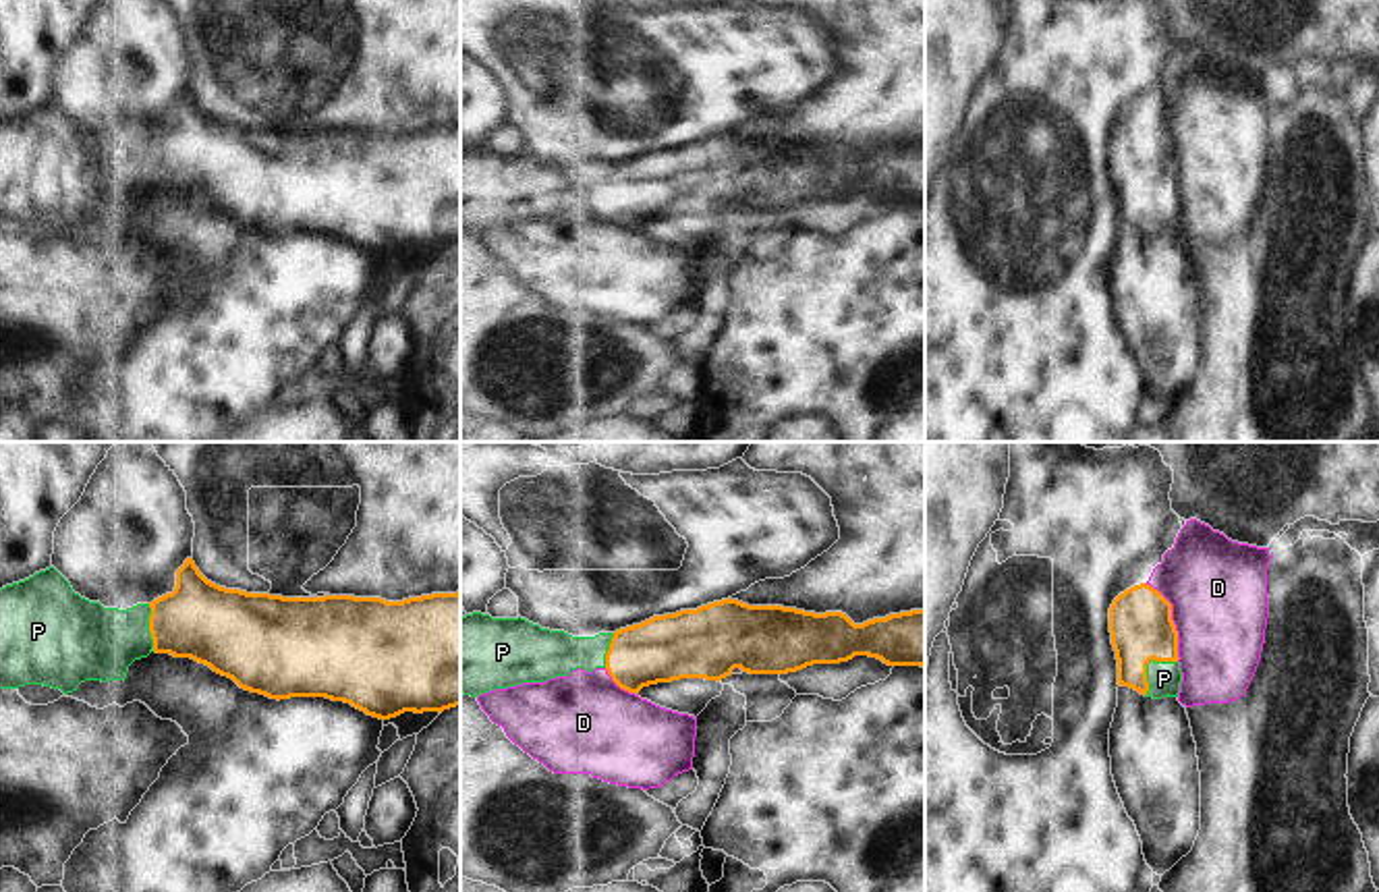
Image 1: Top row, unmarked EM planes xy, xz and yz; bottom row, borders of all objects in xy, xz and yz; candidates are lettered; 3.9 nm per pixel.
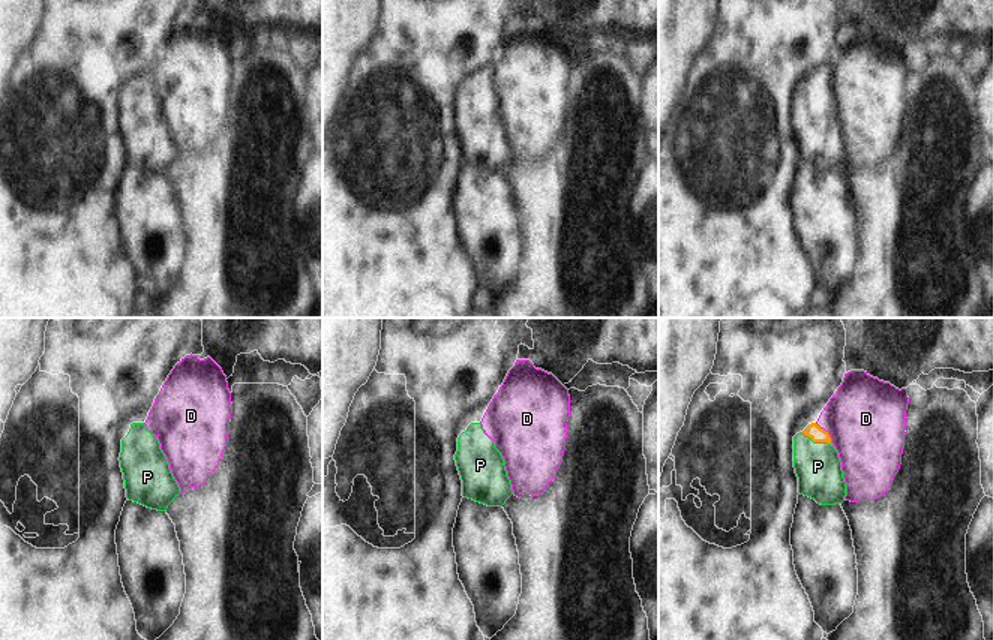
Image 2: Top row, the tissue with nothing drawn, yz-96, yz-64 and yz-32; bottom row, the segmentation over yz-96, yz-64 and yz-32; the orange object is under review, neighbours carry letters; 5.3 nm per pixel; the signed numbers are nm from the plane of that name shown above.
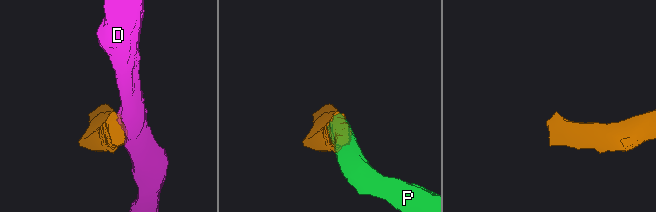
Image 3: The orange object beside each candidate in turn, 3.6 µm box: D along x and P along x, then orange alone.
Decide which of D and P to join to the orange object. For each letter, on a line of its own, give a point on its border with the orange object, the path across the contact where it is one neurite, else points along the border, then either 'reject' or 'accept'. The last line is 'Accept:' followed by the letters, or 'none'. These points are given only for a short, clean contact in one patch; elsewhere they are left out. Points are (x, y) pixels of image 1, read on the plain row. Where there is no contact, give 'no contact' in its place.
D: meets orange in yz at (1172, 156); reject
P: meets orange in yz at (1145, 202); runs through yz (1141, 160), (1145, 202), (1164, 214); accept
Accept: P

